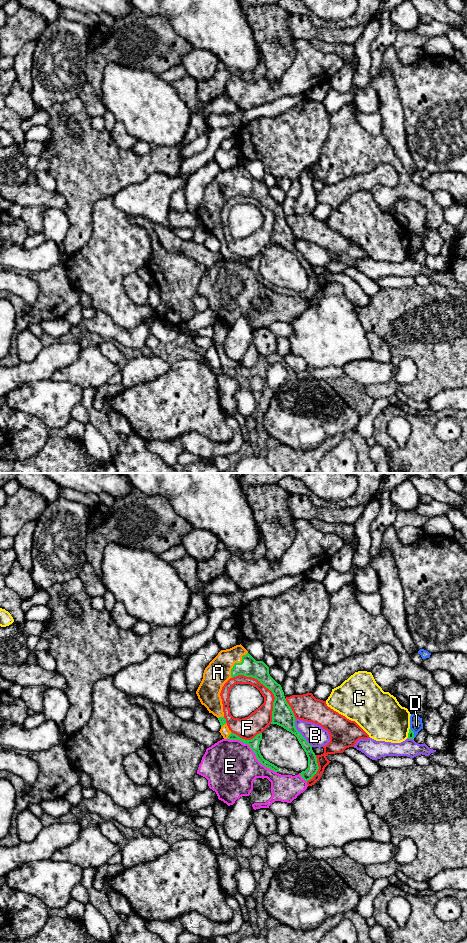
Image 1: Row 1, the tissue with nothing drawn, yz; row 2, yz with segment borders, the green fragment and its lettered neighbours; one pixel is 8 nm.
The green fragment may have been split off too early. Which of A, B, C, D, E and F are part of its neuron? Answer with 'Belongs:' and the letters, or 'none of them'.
Belongs: A

